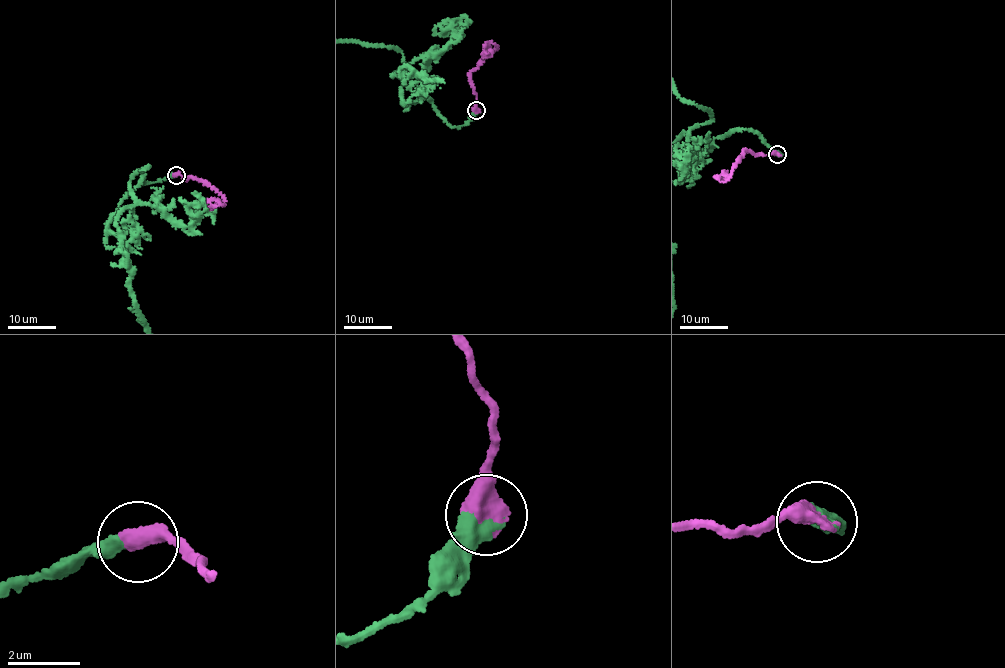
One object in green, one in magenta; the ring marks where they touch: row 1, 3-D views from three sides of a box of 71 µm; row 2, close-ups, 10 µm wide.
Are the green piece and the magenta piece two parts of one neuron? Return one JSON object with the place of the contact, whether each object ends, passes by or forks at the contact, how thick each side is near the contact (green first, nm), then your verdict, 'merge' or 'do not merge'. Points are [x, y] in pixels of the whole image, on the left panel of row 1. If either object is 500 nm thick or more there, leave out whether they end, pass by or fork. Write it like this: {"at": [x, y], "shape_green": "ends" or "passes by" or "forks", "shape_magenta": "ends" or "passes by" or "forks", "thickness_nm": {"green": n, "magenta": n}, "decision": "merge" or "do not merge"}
{"at": [176, 175], "thickness_nm": {"green": 440, "magenta": 600}, "decision": "merge"}

